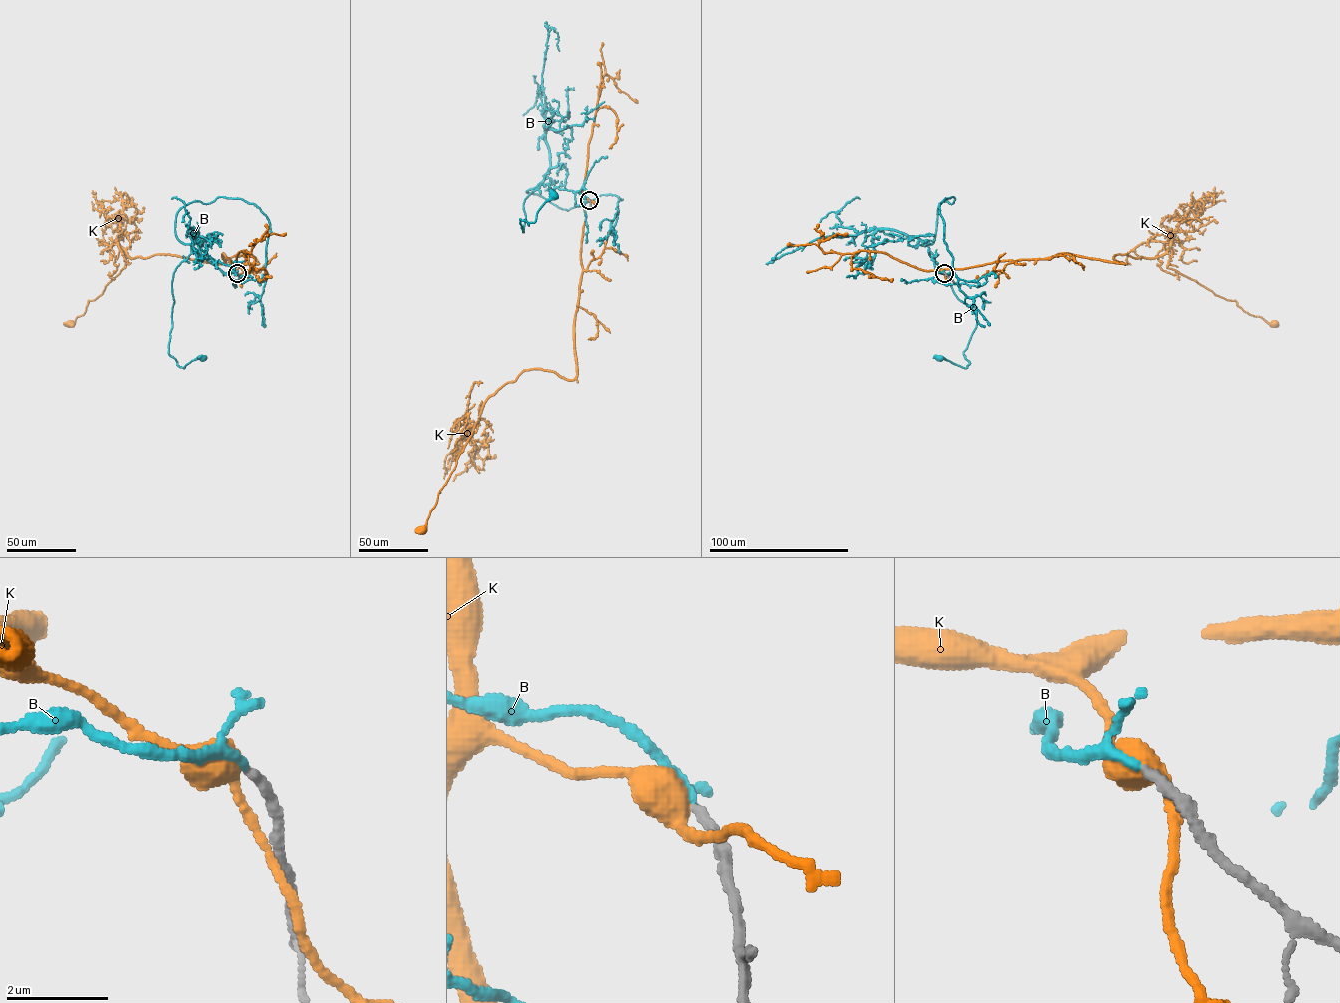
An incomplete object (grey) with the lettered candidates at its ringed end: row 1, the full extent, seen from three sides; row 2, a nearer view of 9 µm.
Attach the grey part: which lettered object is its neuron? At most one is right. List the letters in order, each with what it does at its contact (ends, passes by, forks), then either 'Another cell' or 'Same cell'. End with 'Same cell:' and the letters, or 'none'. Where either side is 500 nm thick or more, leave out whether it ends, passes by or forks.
B: It passes by. Same cell
K: It passes by. Another cell
Same cell: B

